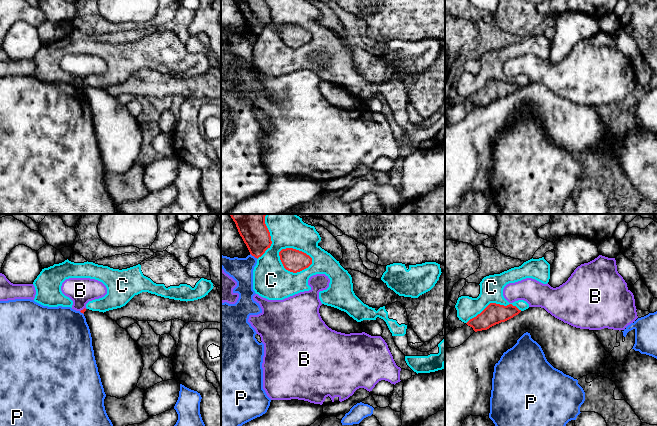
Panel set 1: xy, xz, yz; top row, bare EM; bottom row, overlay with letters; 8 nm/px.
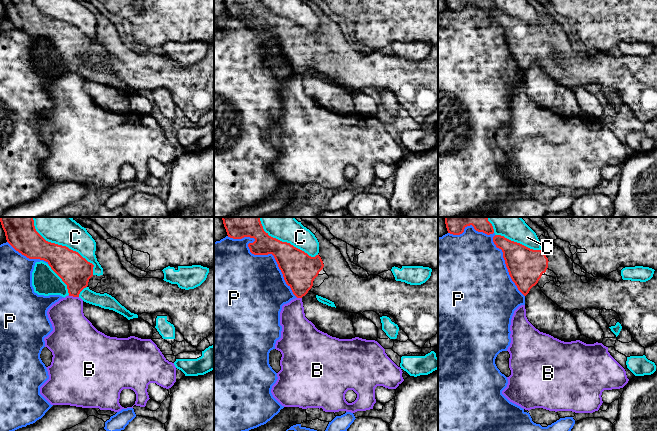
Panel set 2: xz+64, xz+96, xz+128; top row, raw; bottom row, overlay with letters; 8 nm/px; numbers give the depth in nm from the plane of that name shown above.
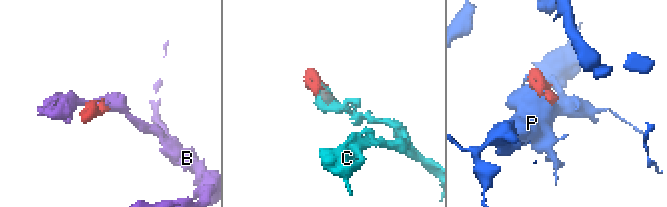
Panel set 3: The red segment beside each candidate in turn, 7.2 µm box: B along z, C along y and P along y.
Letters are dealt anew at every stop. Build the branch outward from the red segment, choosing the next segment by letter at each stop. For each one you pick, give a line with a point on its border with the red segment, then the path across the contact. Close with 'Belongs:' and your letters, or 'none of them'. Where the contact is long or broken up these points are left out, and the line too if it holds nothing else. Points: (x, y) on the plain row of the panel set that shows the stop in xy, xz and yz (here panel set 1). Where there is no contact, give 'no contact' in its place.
Belongs: none of them

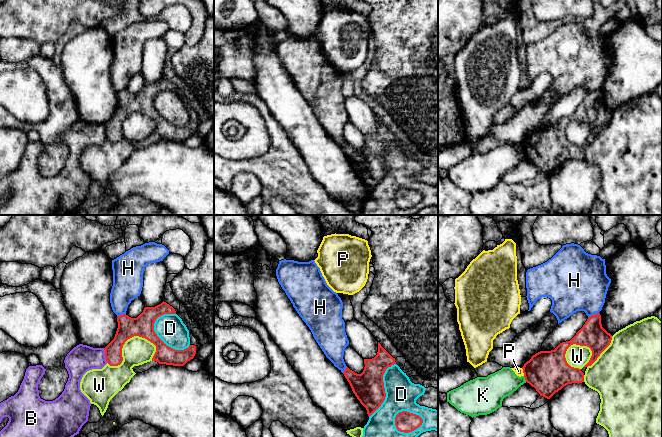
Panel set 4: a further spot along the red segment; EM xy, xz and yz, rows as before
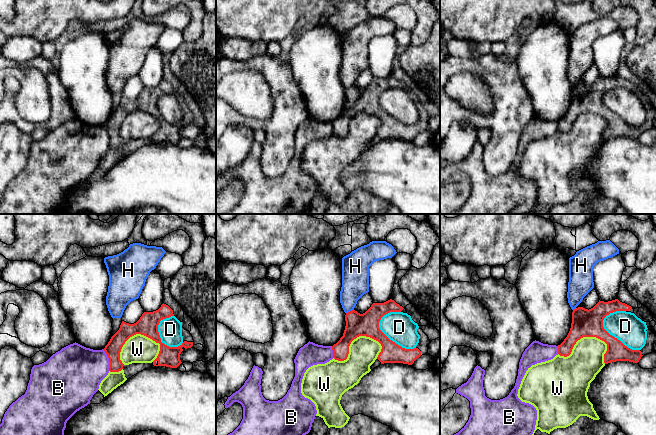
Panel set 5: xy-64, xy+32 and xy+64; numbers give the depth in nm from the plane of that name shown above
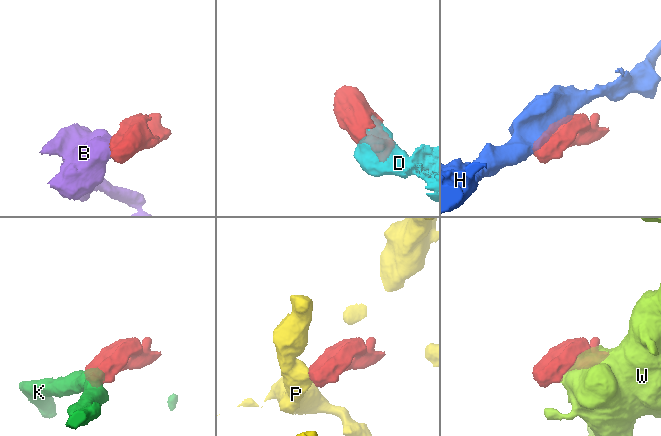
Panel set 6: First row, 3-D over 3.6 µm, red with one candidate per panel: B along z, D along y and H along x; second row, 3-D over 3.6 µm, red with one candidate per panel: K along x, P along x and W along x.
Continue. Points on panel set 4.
Belongs: none of them

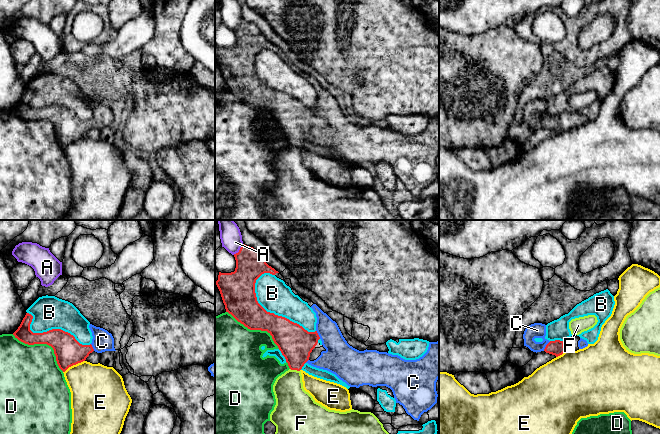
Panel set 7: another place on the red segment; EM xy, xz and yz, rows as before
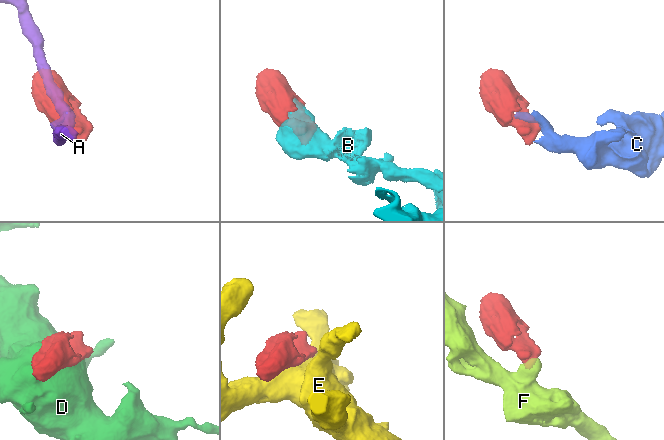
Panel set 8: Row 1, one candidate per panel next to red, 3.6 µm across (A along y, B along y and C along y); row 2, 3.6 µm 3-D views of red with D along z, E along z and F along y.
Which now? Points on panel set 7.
C: yz (546, 122)
Belongs: C

